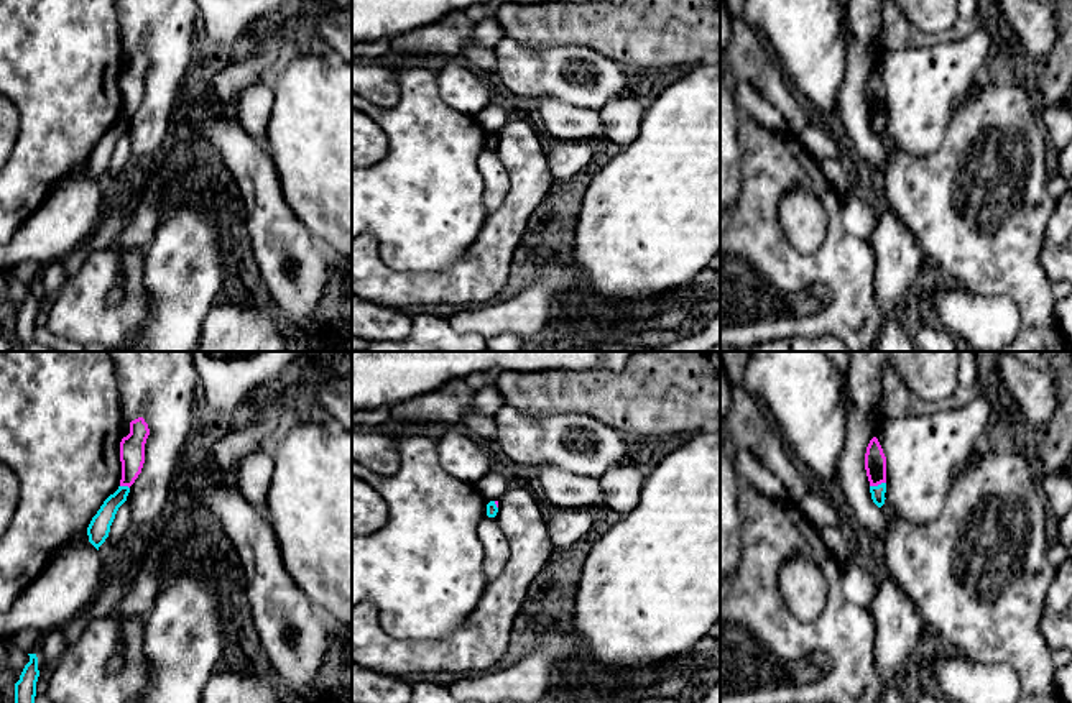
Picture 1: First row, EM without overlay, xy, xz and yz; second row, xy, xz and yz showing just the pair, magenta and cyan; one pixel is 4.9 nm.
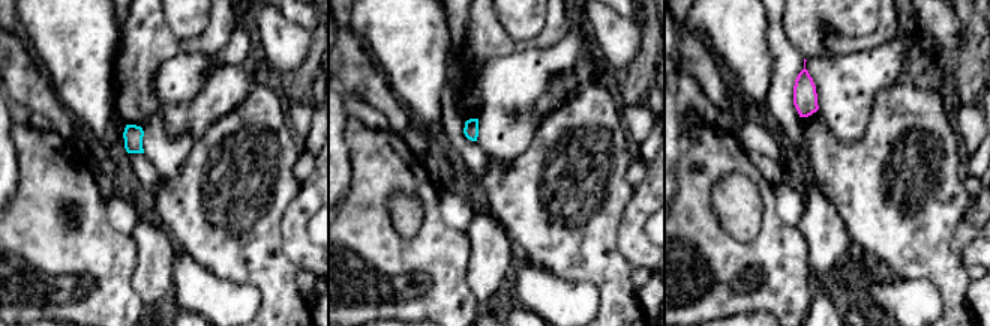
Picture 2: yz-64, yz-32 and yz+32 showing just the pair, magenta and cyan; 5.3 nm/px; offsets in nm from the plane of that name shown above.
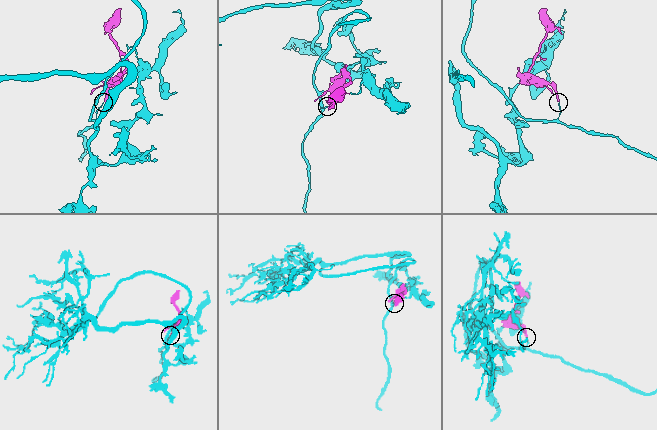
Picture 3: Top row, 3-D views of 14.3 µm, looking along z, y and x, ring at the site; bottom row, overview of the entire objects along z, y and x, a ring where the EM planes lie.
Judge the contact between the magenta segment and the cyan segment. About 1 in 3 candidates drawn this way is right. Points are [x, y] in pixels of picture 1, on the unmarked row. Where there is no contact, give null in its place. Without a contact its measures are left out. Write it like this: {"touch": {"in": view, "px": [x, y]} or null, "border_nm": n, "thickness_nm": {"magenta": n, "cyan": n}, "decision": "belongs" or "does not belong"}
{"touch": {"in": "yz", "px": [877, 117]}, "border_nm": 80, "thickness_nm": {"magenta": 110, "cyan": 70}, "decision": "does not belong"}

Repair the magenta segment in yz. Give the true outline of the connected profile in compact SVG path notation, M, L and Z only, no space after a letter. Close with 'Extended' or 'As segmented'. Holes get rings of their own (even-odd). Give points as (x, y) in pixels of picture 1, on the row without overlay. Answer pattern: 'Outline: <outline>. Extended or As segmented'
Outline: M873 69L866 79L865 102L870 118L886 115L886 89L876 69Z. As segmented

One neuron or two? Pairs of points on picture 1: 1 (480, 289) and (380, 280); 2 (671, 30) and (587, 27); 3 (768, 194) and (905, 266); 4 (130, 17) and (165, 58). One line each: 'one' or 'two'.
1: one
2: one
3: two
4: one

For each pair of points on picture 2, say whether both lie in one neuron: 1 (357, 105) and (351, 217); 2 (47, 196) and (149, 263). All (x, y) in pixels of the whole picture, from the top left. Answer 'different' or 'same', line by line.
1: different
2: different

